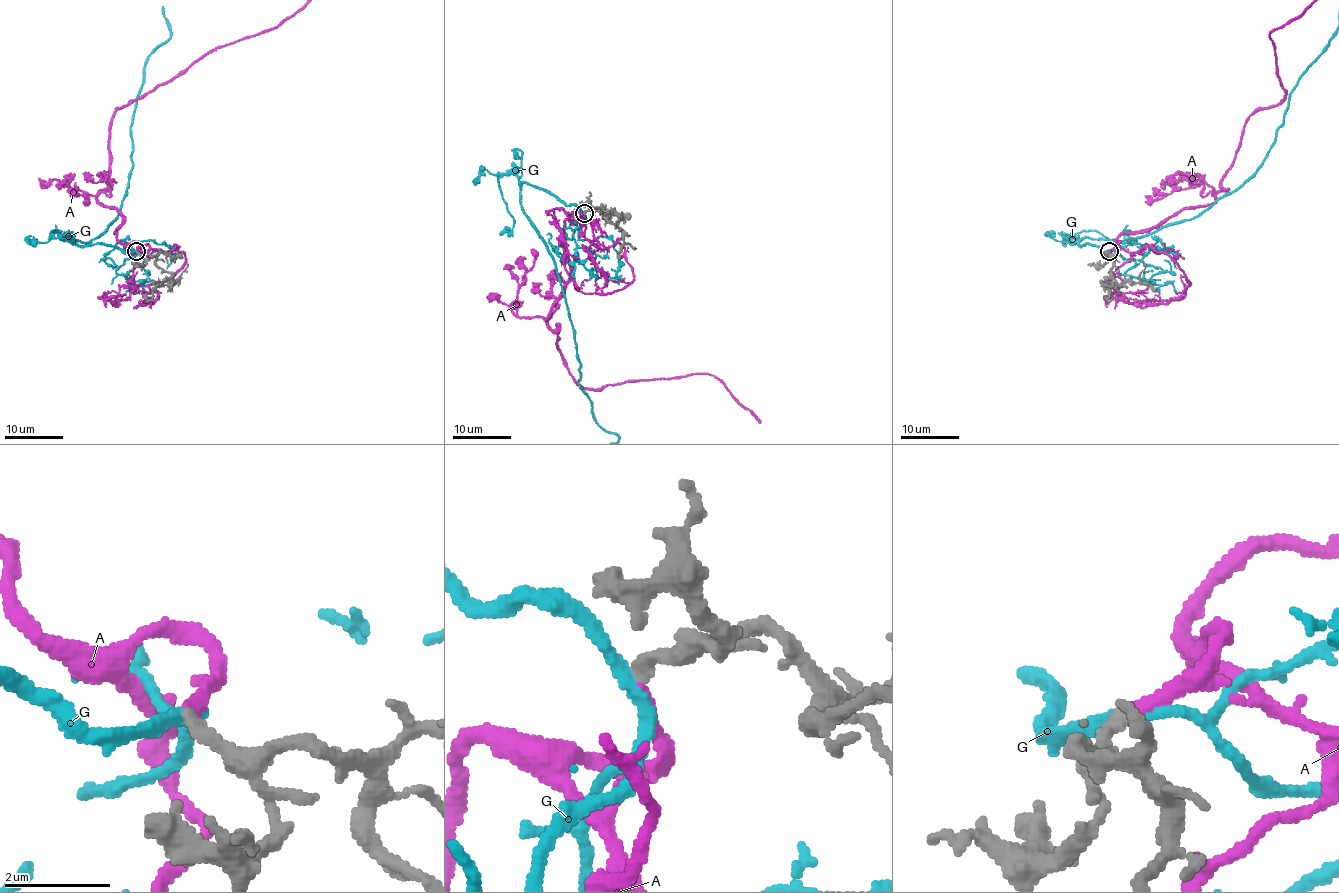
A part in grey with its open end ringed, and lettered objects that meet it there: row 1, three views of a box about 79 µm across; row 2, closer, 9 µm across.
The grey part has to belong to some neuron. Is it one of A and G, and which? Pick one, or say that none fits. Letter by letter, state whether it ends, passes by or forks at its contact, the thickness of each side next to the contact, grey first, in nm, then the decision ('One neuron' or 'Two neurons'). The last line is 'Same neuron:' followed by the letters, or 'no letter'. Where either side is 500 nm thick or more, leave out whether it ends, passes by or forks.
A: It ends there. Thickness 280 nm (grey) against 240 nm. One neuron
G: It passes by. Thickness 280 nm (grey) against 240 nm. Two neurons
Same neuron: A

